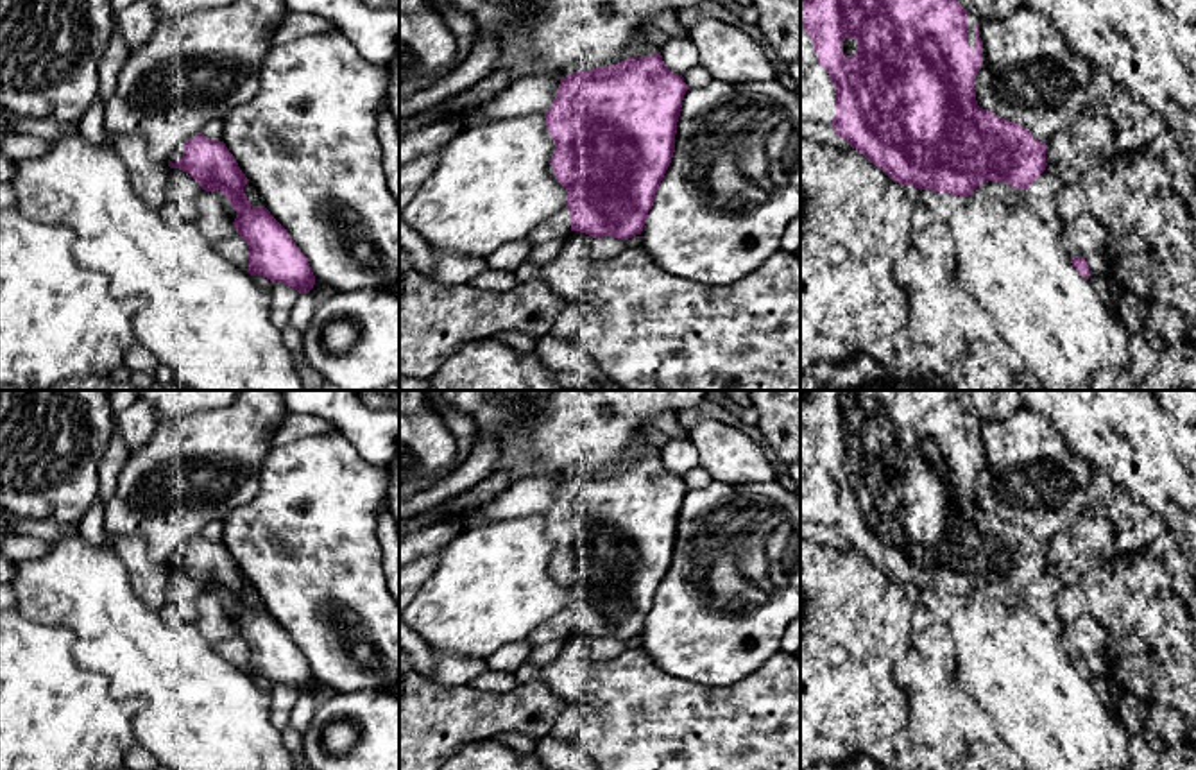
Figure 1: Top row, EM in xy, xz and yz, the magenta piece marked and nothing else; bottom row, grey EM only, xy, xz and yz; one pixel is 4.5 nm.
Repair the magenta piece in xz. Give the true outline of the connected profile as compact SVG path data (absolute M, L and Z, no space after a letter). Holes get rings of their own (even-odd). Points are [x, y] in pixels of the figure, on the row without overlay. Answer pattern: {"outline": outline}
{"outline": "M661 453L560 480L544 519L555 543L551 575L568 593L571 632L621 641L641 636L675 553L686 492L684 478L666 469Z"}

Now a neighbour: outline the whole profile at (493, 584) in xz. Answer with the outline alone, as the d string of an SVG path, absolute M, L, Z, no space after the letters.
M544 514L496 519L464 528L448 544L430 577L399 614L428 646L467 659L487 659L566 609L568 593L551 575L555 543Z

